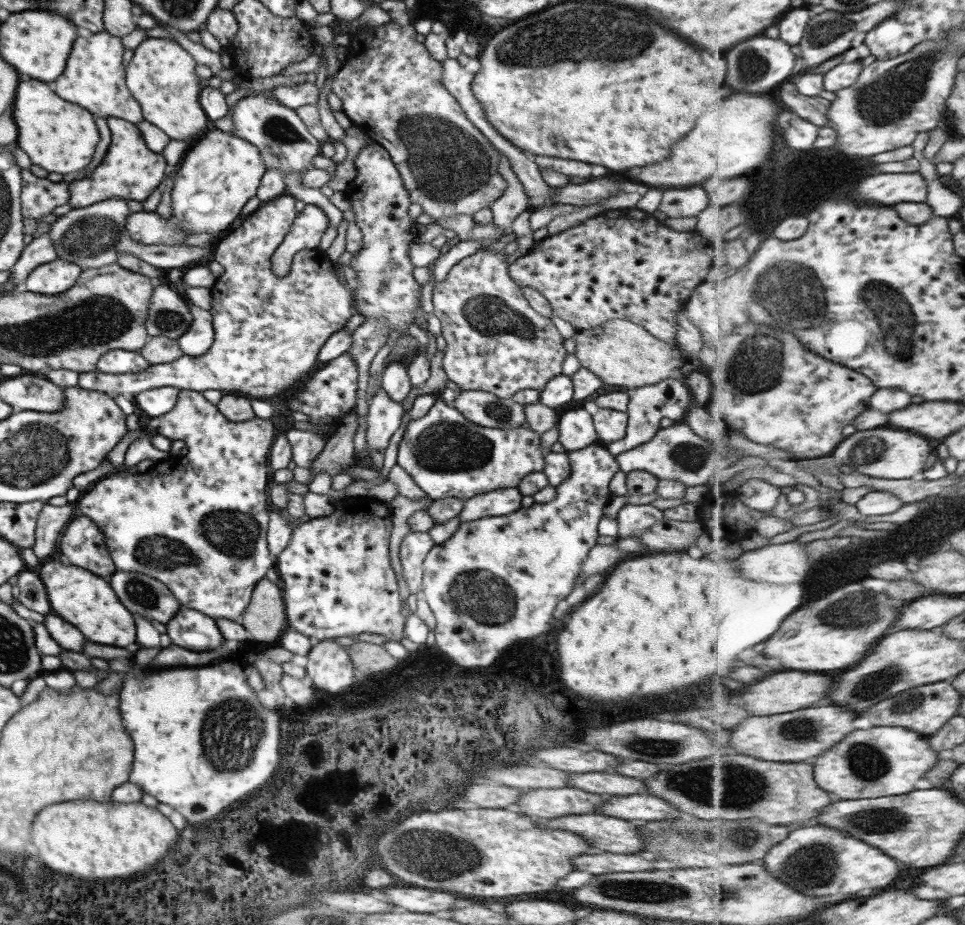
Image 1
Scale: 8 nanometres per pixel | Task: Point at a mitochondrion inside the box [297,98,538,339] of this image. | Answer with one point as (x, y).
(448, 166)

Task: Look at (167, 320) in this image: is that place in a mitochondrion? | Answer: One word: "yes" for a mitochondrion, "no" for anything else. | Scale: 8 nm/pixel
yes

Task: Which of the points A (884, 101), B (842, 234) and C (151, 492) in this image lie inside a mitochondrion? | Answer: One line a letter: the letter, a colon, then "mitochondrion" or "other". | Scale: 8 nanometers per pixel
A: mitochondrion
B: other
C: other

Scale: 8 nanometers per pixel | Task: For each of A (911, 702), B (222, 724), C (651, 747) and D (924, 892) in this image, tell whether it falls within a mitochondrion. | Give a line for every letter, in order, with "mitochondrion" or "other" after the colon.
A: mitochondrion
B: mitochondrion
C: mitochondrion
D: other

